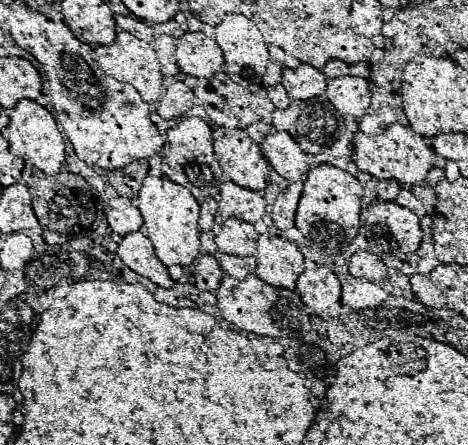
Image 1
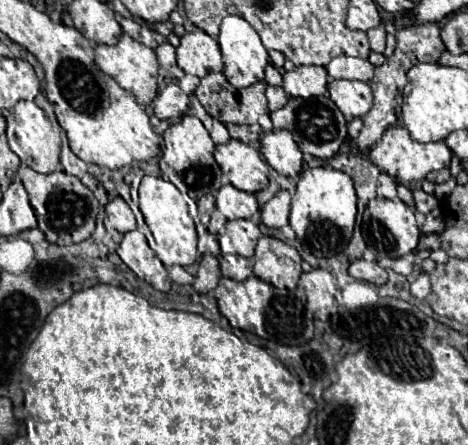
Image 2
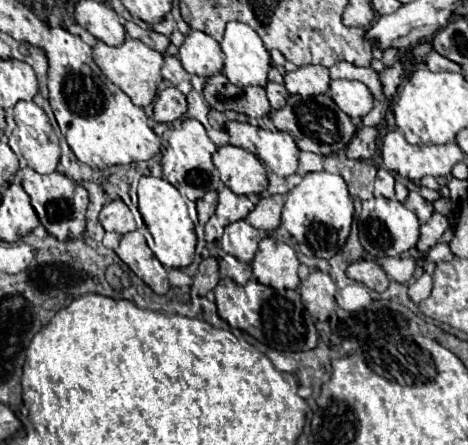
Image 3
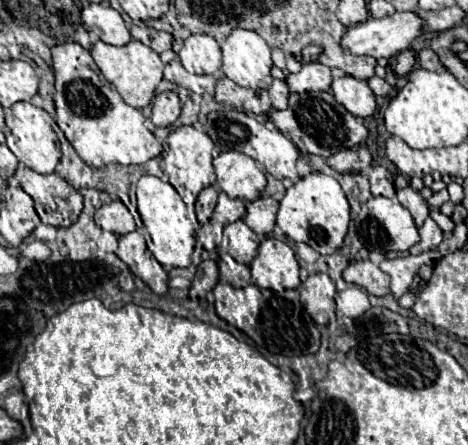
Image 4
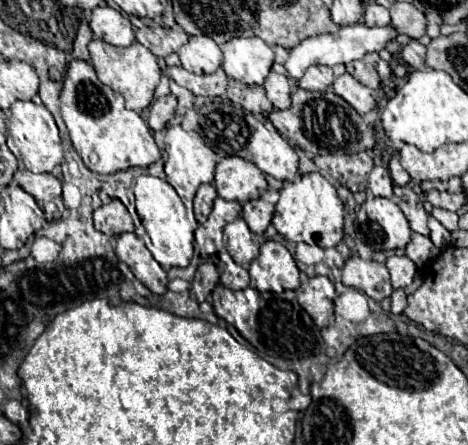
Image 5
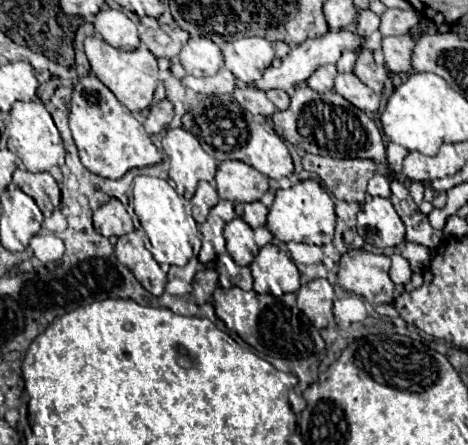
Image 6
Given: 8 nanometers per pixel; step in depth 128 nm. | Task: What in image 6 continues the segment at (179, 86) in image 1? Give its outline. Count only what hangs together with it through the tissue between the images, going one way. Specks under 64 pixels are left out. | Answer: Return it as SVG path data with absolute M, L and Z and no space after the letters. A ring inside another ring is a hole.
M162 100L158 104L154 104L150 108L150 114L148 118L144 120L144 128L146 132L152 136L152 134L160 134L162 130L166 130L166 126L172 122L174 118L174 106L170 100Z

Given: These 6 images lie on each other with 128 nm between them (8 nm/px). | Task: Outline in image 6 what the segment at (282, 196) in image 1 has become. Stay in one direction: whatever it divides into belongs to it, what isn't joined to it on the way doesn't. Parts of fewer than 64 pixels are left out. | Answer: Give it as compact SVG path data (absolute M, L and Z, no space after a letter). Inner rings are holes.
M250 202L250 204L236 204L234 206L236 214L240 216L242 214L242 220L246 224L250 224L252 228L258 228L258 226L264 226L266 224L266 216L268 216L268 210L262 202Z

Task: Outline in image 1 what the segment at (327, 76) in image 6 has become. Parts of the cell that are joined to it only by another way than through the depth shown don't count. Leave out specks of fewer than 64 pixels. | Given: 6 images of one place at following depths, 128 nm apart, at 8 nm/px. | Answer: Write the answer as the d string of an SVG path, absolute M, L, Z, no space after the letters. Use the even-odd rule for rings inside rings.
M300 64L298 68L282 70L282 86L292 100L306 100L324 92L326 76L310 64Z

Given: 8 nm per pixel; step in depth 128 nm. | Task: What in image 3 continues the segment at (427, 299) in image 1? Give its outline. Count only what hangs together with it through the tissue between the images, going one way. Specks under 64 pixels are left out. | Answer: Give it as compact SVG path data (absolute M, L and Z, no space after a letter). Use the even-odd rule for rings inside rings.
M422 274L410 288L408 288L408 296L414 304L422 302L424 298L430 296L430 290L432 290L432 276L430 274Z

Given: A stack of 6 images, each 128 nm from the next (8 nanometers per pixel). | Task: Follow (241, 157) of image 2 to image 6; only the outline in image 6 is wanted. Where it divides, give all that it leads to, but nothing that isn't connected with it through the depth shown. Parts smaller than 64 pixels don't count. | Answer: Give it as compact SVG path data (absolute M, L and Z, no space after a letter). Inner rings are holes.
M226 160L218 166L216 186L222 200L244 204L256 202L268 192L268 178L244 162Z

